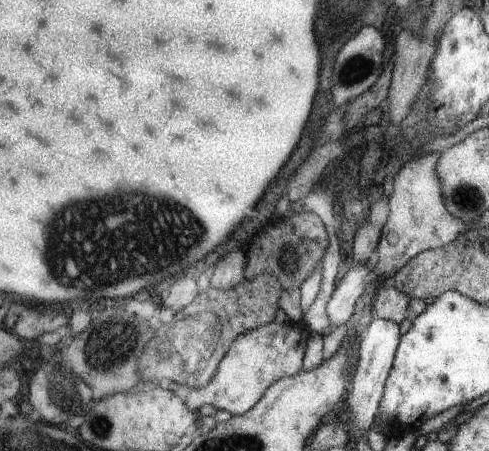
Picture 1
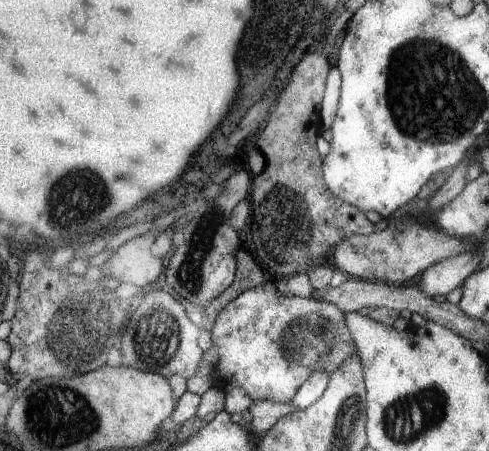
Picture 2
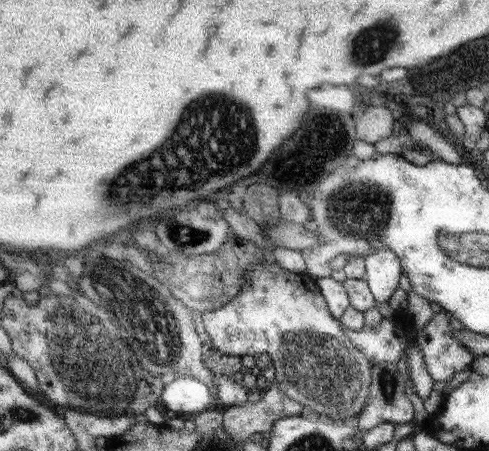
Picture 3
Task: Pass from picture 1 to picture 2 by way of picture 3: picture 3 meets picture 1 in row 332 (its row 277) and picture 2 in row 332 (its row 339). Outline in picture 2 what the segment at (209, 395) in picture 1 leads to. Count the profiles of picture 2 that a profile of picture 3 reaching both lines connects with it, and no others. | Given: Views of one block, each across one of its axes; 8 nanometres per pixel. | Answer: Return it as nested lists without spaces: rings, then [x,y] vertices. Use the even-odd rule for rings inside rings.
[[[263,282],[261,286],[255,286],[243,294],[239,294],[235,300],[231,300],[215,318],[215,324],[209,328],[211,332],[211,344],[217,348],[217,358],[215,358],[215,364],[213,364],[213,386],[215,388],[221,388],[223,392],[227,392],[227,388],[241,388],[253,402],[273,402],[273,404],[289,404],[297,390],[309,380],[311,372],[313,370],[321,370],[321,372],[327,372],[327,374],[333,374],[349,356],[355,354],[355,344],[351,340],[351,334],[349,330],[345,328],[343,324],[343,312],[335,306],[335,304],[329,304],[329,302],[319,302],[319,300],[313,300],[313,298],[297,298],[297,296],[283,296],[275,284],[271,282]]]

